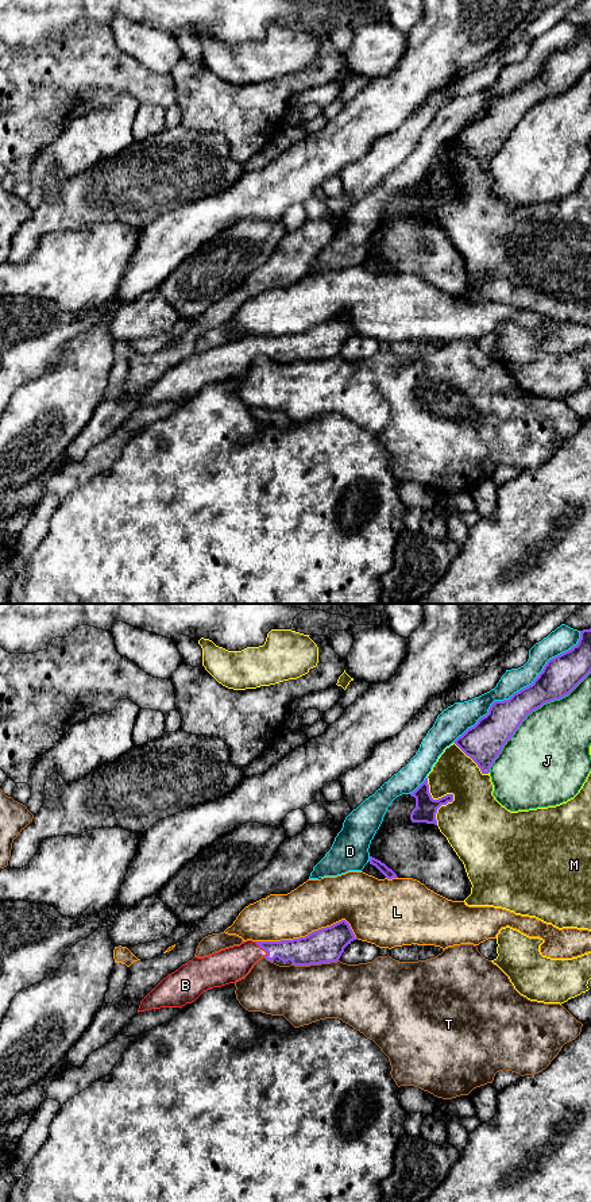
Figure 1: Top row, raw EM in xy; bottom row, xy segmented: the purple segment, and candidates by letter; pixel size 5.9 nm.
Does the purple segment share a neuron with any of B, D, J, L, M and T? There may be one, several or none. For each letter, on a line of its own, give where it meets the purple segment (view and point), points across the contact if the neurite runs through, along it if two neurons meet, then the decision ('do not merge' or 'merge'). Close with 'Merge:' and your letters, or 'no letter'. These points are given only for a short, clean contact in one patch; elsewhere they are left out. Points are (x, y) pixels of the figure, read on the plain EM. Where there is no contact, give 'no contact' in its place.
B: meets purple in xy at (263, 343); runs through xy (304, 346), (263, 343), (254, 345), (227, 361); merge
D: meets purple in xy at (521, 84); do not merge
J: meets purple in xy at (530, 107); do not merge
L: meets purple in xy at (309, 328); do not merge
M: meets purple in xy at (449, 189); do not merge
T: meets purple in xy at (315, 358); do not merge
Merge: B

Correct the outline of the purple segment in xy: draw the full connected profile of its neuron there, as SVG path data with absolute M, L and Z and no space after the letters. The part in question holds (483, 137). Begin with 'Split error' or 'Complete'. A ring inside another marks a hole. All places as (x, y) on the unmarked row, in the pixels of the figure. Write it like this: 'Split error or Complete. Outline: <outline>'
Complete. Outline: M591 23L580 26L580 34L571 45L549 54L532 80L514 88L509 95L494 96L488 108L453 138L478 159L482 169L488 169L503 140L511 134L526 111L546 97L568 90L590 68Z

